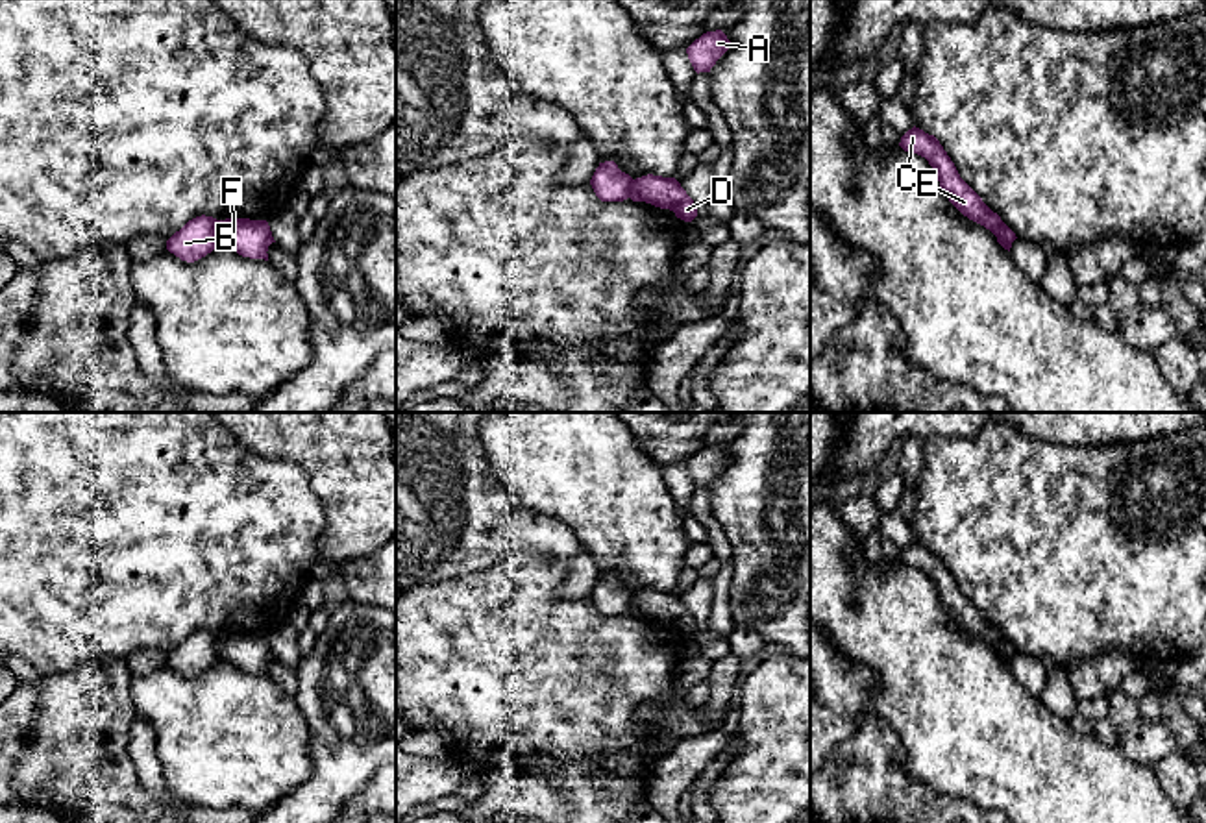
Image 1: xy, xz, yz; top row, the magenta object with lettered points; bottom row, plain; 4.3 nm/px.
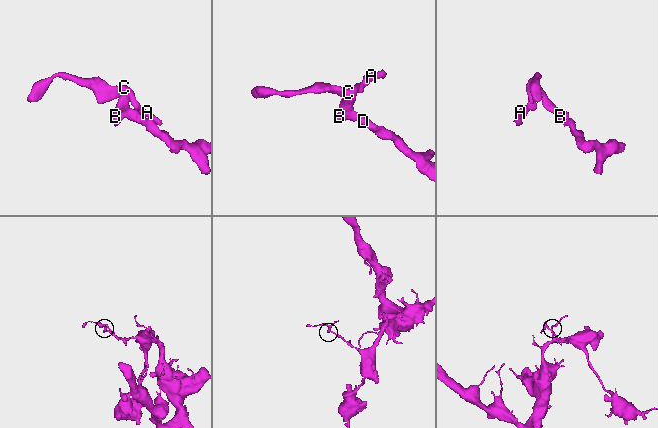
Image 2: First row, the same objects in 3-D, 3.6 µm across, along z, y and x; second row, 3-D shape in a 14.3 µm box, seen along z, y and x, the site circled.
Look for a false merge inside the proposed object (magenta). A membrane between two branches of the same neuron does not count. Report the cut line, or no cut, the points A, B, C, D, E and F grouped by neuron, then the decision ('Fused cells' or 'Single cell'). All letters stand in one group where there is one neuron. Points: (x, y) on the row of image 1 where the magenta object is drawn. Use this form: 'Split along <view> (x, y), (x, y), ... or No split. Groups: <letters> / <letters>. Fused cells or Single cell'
Split along xy (219, 221), (217, 243). Groups: A B C E / D F. Fused cells

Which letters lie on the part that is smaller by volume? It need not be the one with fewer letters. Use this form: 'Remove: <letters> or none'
Remove: A, B, C, E

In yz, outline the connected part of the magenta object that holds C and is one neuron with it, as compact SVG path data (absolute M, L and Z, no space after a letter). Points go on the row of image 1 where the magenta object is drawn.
M919 128L908 129L899 146L904 152L917 154L929 161L932 170L938 176L940 187L947 194L949 202L969 220L990 229L997 242L1010 252L1012 242L1006 242L999 229L1003 227L1003 220L997 213L993 213L982 198L960 178L954 163L940 144L934 135L925 133Z

